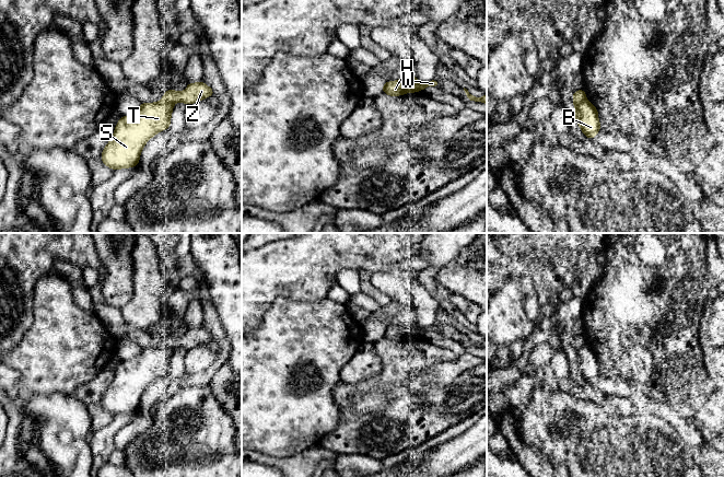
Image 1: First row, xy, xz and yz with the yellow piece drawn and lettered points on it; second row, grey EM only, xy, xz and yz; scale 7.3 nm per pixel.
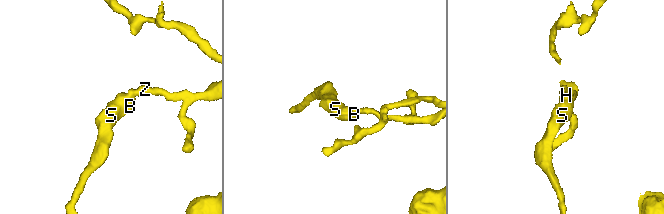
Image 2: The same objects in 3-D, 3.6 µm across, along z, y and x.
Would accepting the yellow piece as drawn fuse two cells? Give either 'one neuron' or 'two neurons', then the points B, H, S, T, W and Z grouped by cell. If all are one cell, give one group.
two neurons | B H S T / W Z

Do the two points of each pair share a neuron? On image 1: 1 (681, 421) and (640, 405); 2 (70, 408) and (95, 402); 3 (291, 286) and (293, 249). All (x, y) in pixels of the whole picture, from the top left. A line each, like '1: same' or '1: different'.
1: same
2: different
3: same

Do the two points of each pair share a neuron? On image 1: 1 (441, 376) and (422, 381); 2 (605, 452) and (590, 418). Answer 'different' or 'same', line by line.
1: different
2: same

